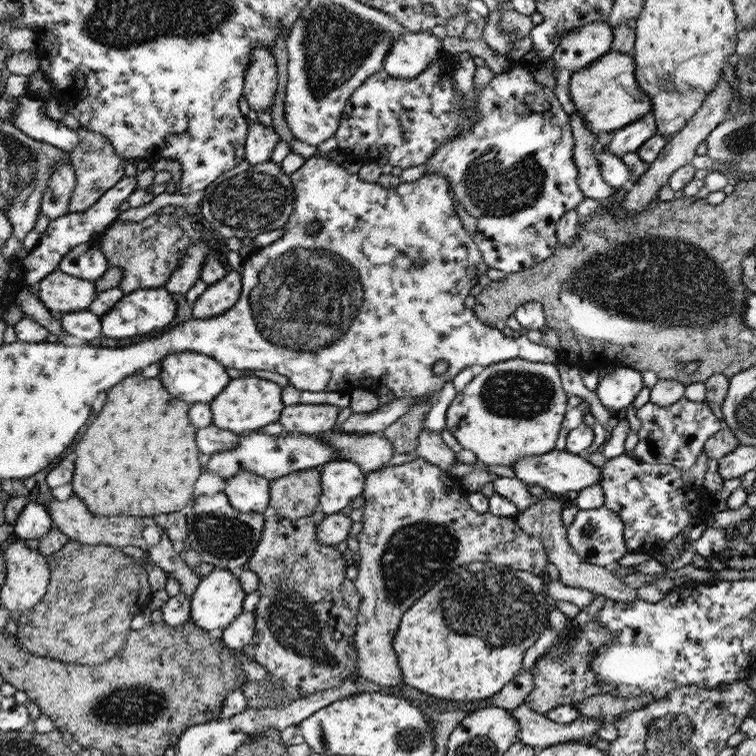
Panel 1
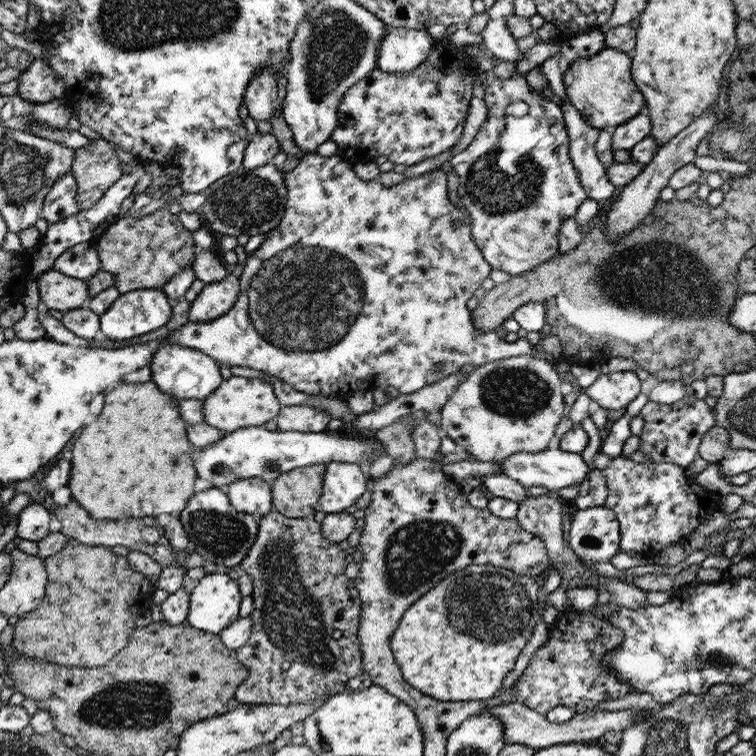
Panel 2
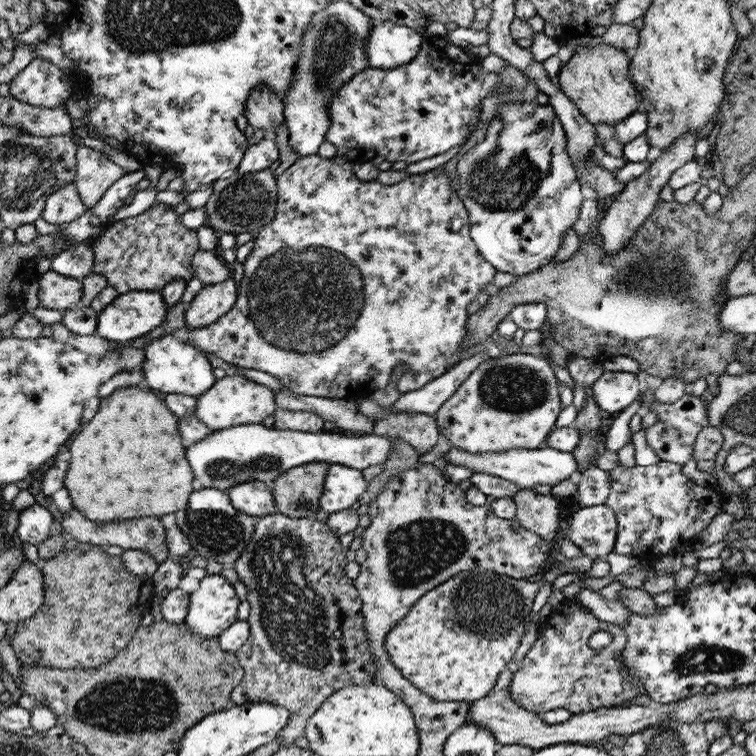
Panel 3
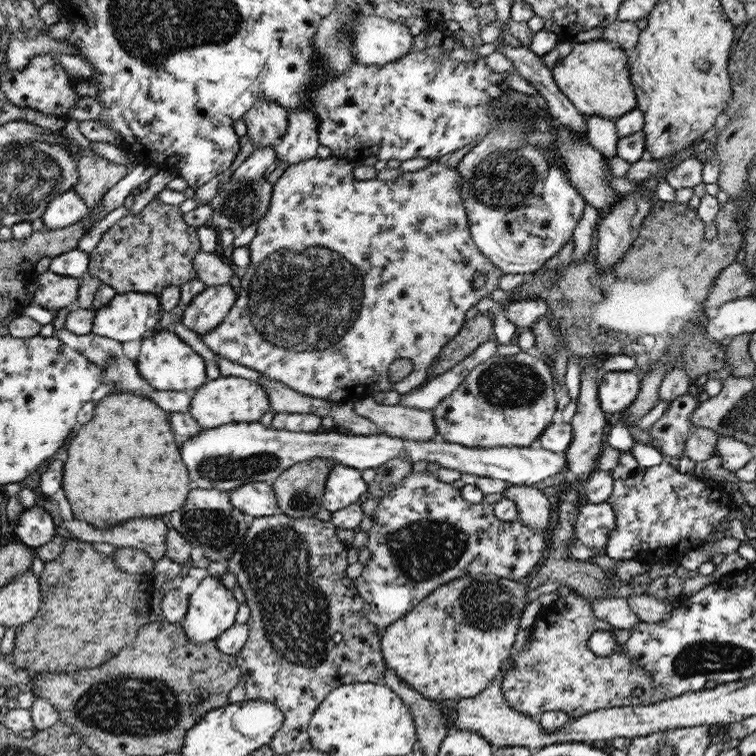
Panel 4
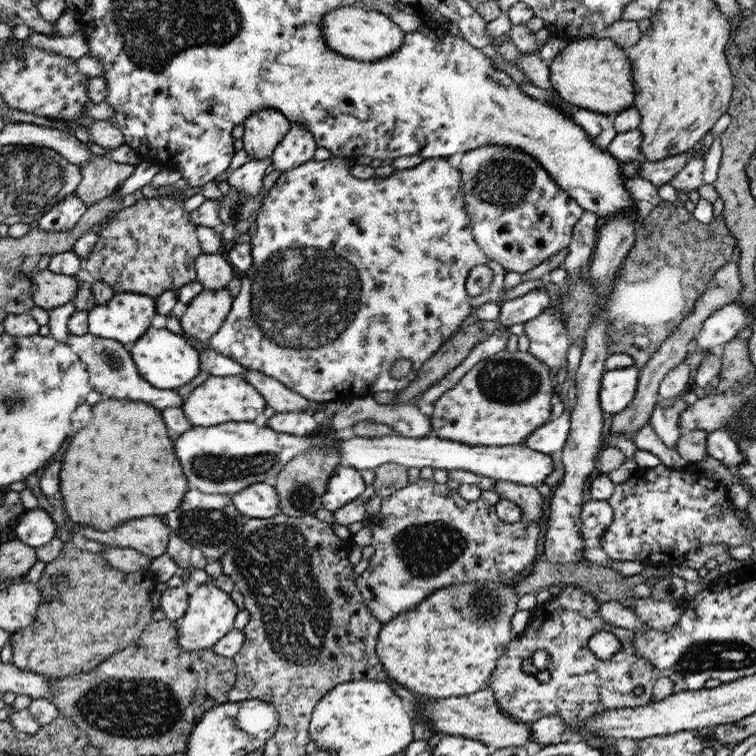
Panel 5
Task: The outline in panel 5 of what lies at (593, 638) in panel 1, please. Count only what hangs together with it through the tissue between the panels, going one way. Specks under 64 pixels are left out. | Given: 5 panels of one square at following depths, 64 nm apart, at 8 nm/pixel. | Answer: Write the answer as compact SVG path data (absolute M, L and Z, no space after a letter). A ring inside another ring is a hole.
M574 586L562 587L562 592L552 596L550 601L536 604L526 630L508 644L484 688L490 687L494 691L500 709L510 717L532 724L548 714L556 713L564 719L566 729L577 732L584 742L597 747L604 742L608 746L602 746L602 750L613 755L616 752L614 739L582 734L580 725L584 725L586 719L598 711L646 706L653 702L654 684L661 675L633 650L634 629L617 627L612 618L599 613L600 608L601 603L594 598L594 594L582 592ZM602 631L616 635L622 645L622 650L609 660L598 659L588 646L590 638ZM538 650L546 652L549 657L550 665L546 667L546 672L550 674L548 682L540 682L536 674L522 670L522 664Z

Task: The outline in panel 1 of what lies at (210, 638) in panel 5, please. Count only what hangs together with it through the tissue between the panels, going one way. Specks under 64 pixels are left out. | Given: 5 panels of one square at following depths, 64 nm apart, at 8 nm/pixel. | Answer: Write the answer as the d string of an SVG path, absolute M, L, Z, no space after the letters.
M215 568L207 576L202 575L190 602L190 619L202 630L221 633L232 621L242 614L246 592L242 589L238 578L231 570Z

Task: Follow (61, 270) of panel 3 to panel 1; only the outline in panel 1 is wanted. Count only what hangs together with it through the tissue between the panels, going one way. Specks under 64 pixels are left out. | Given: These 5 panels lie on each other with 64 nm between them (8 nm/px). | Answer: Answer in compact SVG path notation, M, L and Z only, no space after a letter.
M100 237L94 238L72 248L68 254L62 256L58 270L82 280L94 281L102 278L109 266L100 242Z

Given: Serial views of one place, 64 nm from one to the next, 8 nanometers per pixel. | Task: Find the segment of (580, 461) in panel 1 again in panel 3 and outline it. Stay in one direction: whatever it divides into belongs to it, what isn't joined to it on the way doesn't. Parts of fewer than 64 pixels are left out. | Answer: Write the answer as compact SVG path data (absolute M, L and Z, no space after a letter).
M544 446L543 449L527 450L513 449L502 453L479 453L471 454L461 449L453 447L445 455L448 463L465 465L476 473L486 473L510 480L521 489L532 489L537 484L553 487L564 480L568 480L572 474L580 471L578 461L570 452L559 452L554 448Z

